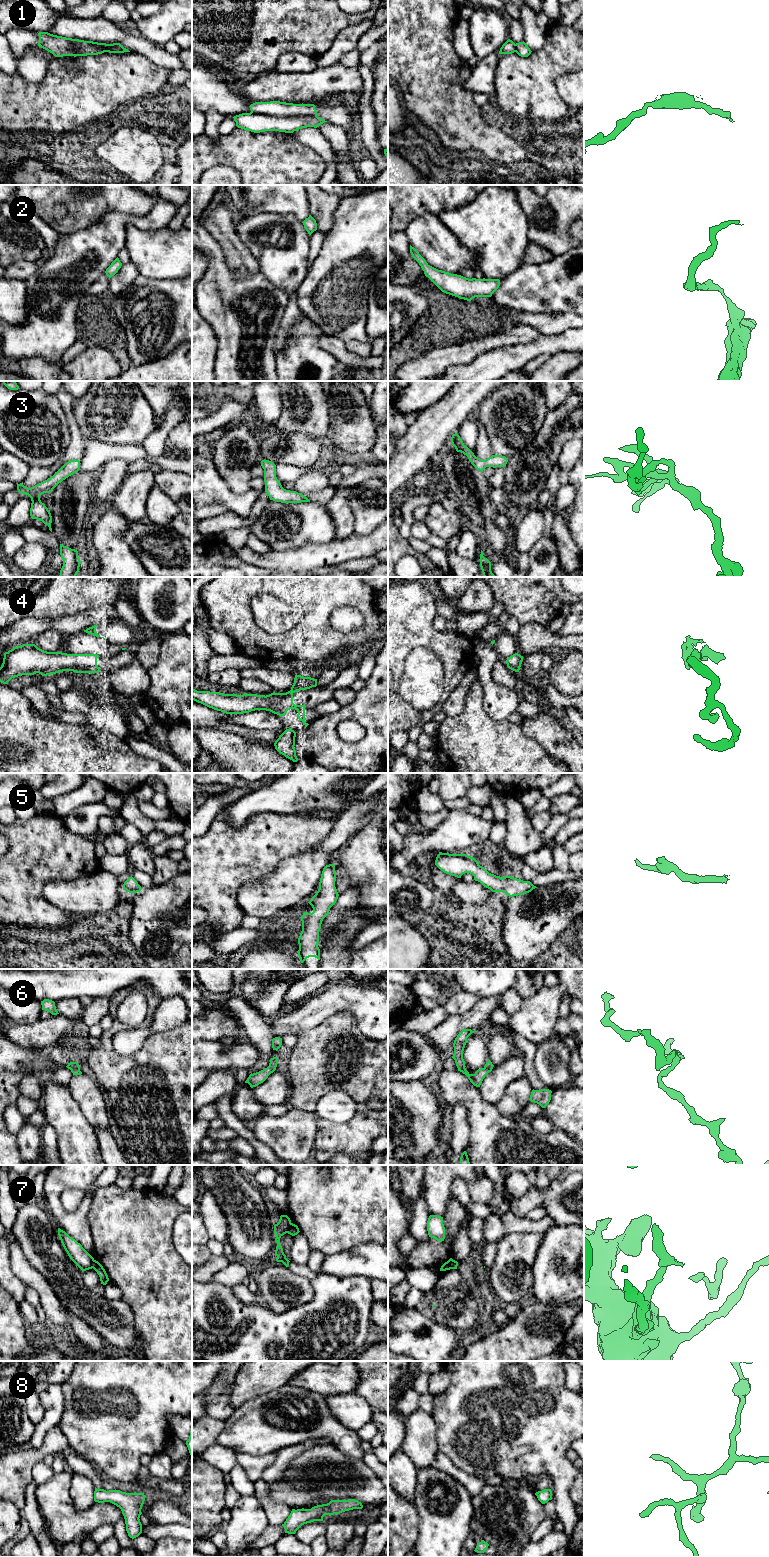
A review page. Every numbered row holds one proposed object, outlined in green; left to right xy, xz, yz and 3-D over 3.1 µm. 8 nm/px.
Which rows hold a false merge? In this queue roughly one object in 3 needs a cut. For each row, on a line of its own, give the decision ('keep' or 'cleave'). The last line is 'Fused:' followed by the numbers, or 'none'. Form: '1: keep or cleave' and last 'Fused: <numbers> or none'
1: cleave
2: keep
3: keep
4: keep
5: keep
6: keep
7: cleave
8: keep
Fused: 1, 7

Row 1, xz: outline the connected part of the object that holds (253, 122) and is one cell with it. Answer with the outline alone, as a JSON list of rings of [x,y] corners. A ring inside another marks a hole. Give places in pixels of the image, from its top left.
[[[242,113],[233,117],[238,128],[248,130],[254,133],[265,131],[279,131],[293,133],[302,128],[317,128],[323,124],[324,119],[318,116],[292,116],[277,117],[257,113]]]

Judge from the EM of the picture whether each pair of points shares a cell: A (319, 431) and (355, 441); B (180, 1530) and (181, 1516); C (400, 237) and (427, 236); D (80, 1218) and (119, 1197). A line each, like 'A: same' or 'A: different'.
A: different
B: different
C: different
D: different

